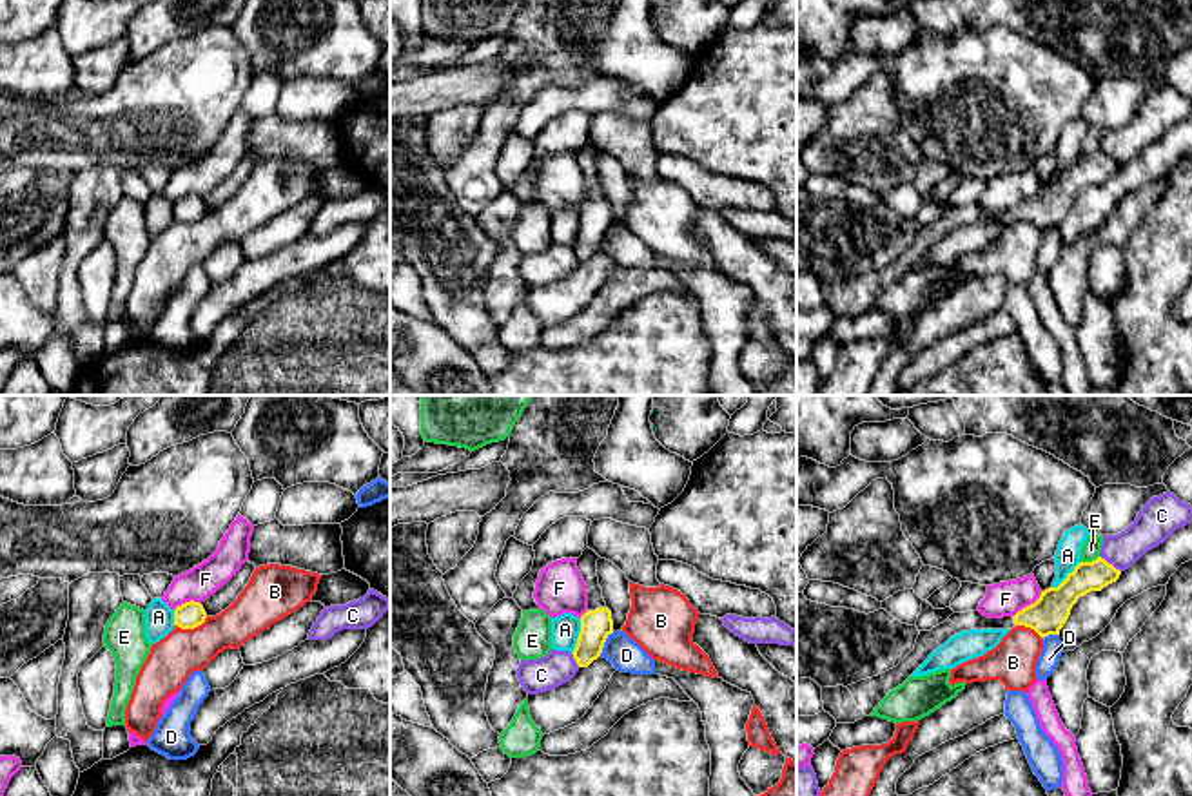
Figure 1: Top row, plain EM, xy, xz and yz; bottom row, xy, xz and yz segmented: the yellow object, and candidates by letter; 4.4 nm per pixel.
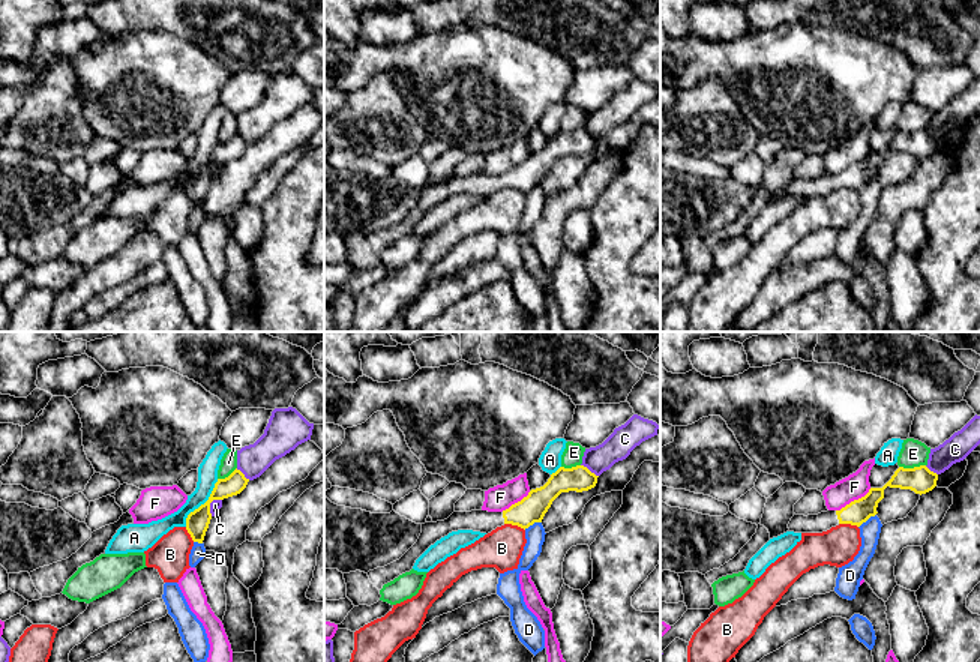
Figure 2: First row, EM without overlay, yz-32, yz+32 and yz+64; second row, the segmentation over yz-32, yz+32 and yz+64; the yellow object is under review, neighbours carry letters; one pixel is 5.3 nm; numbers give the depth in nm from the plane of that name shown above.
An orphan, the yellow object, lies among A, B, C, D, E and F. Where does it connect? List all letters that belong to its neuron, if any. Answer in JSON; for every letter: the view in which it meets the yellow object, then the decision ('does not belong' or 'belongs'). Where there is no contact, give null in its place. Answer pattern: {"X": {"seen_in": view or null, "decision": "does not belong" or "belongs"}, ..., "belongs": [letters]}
{"A": {"seen_in": "xz", "decision": "does not belong"}, "B": {"seen_in": "xy", "decision": "does not belong"}, "C": {"seen_in": "yz", "decision": "does not belong"}, "D": {"seen_in": "xz", "decision": "does not belong"}, "E": {"seen_in": "yz", "decision": "does not belong"}, "F": {"seen_in": "yz", "decision": "does not belong"}, "belongs": []}

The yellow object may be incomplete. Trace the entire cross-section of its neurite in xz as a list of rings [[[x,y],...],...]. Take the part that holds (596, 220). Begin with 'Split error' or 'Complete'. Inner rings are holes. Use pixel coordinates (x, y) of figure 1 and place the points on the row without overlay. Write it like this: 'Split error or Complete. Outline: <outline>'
Split error. Outline: [[[590,141],[577,152],[577,161],[588,185],[588,205],[581,210],[581,227],[572,247],[579,261],[588,261],[597,254],[606,232],[613,227],[611,205],[606,201],[597,170],[599,152],[601,150]]]

